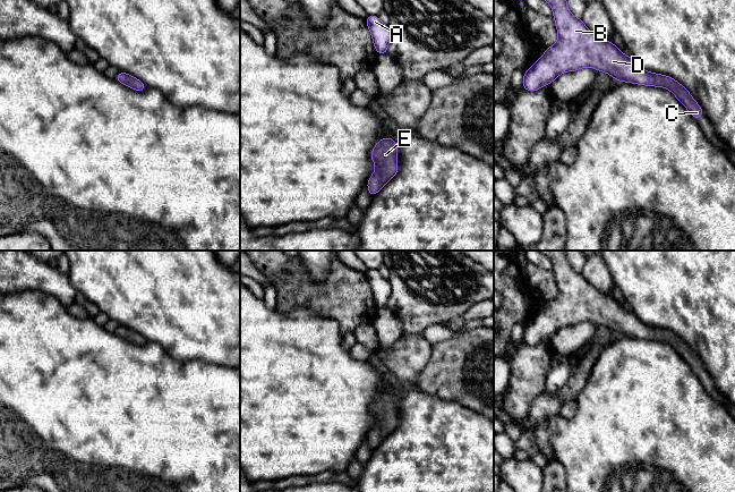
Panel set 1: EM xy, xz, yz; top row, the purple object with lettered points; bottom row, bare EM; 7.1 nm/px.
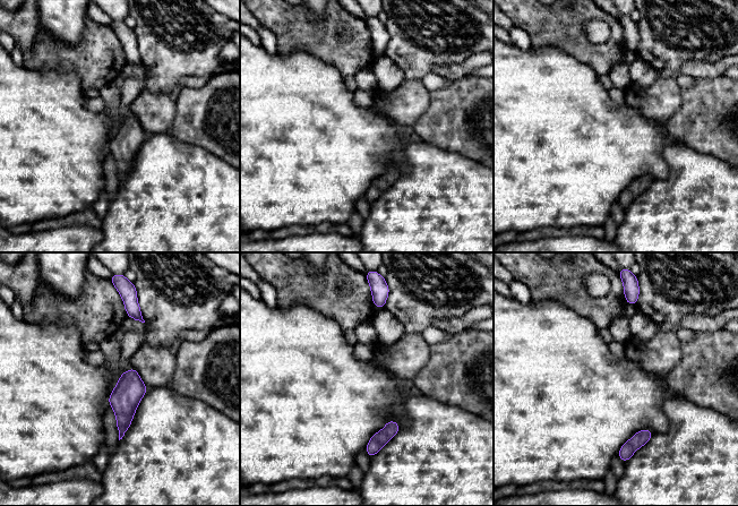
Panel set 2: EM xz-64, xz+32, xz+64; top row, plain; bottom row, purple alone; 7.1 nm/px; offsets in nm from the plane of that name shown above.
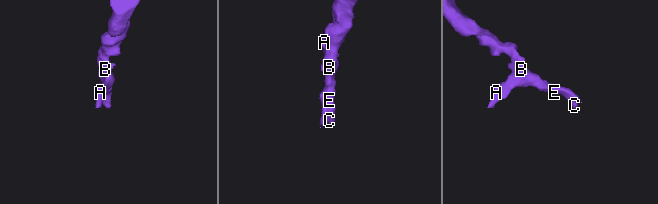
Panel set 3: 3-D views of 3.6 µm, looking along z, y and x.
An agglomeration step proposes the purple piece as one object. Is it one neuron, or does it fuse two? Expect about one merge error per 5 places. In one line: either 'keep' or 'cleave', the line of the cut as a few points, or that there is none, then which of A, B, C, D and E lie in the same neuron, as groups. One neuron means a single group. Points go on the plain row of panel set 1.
keep; no cut; A B C D E

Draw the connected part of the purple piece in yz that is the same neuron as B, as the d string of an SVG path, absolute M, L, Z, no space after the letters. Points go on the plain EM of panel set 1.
M539 251L553 262L558 286L558 295L547 302L546 306L523 329L522 341L537 346L544 339L552 338L562 326L575 325L583 321L592 321L614 331L617 336L668 342L696 374L704 368L703 363L695 356L690 346L674 332L642 323L633 312L625 309L613 297L605 295L590 286L581 272L573 270L566 258L566 251Z

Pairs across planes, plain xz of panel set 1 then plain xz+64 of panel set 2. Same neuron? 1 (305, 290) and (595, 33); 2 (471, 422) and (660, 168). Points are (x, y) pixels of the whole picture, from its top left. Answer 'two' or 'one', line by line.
1: two
2: two

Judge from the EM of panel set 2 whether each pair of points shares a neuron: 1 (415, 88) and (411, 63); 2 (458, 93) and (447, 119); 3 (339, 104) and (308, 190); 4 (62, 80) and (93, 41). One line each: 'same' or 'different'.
1: different
2: same
3: same
4: different

